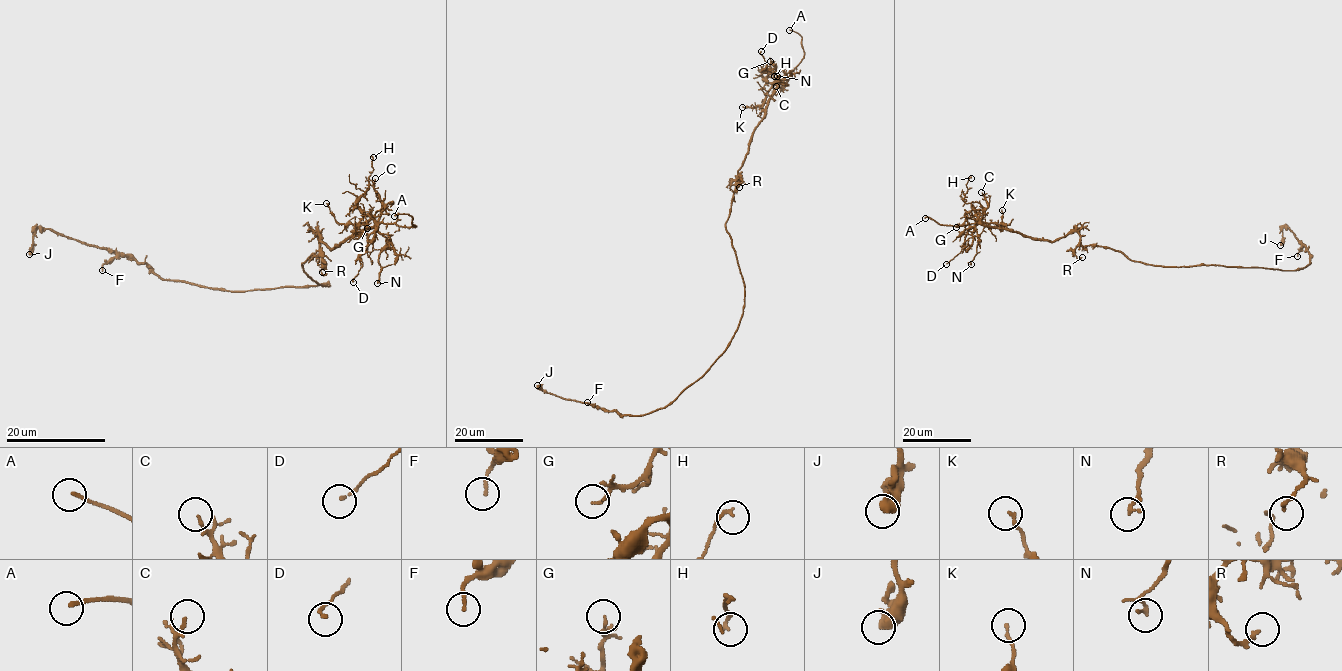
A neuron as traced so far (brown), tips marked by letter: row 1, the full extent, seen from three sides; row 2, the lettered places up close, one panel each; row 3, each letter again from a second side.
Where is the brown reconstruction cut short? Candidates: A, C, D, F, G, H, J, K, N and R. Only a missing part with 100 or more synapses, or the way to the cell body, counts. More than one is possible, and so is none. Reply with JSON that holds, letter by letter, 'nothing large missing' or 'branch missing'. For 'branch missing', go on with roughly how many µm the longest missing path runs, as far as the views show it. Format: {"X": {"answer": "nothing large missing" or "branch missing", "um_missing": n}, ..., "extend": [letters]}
{"A": {"answer": "branch missing", "um_missing": 60}, "C": {"answer": "nothing large missing"}, "D": {"answer": "nothing large missing"}, "F": {"answer": "nothing large missing"}, "G": {"answer": "nothing large missing"}, "H": {"answer": "nothing large missing"}, "J": {"answer": "nothing large missing"}, "K": {"answer": "nothing large missing"}, "N": {"answer": "nothing large missing"}, "R": {"answer": "nothing large missing"}, "extend": ["A"]}

